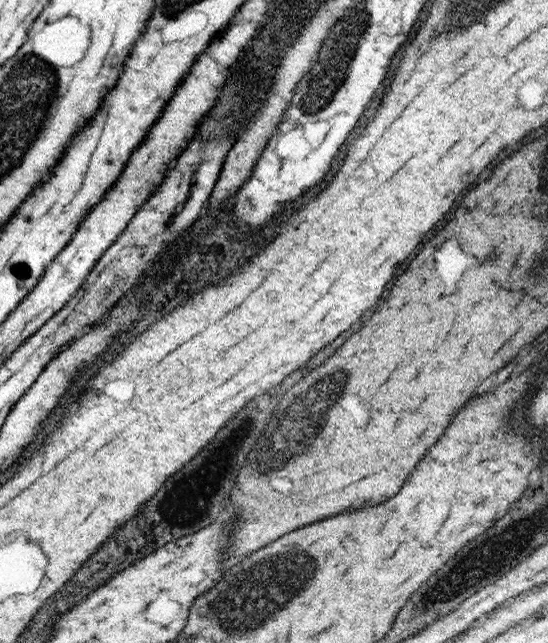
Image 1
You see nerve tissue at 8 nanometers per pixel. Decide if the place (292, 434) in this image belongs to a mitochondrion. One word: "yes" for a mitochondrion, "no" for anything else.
yes

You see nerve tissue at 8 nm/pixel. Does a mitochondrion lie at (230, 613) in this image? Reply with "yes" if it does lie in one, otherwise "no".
yes

